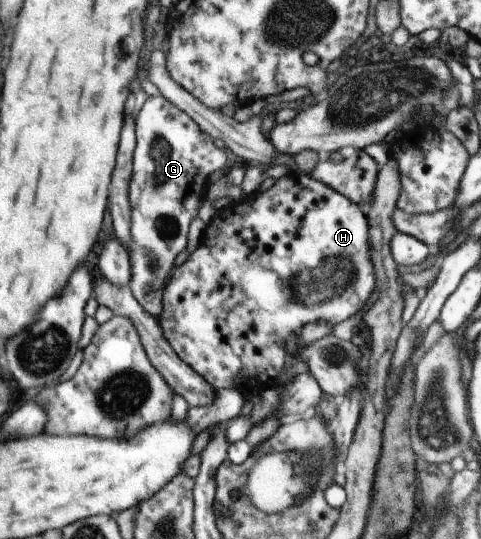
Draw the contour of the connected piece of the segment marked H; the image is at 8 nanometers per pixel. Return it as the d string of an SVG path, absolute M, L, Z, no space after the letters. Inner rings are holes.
M288 172L266 191L256 191L242 200L231 202L216 210L206 224L196 250L193 250L186 260L173 270L172 277L165 288L163 300L165 310L160 320L165 339L169 340L178 356L214 390L234 389L241 394L257 394L260 389L273 386L273 380L277 378L284 366L285 340L290 333L300 330L309 322L324 321L333 325L338 324L350 318L354 312L358 312L362 304L368 300L368 296L372 294L375 276L372 276L373 263L369 255L368 232L369 223L364 220L364 214L360 212L356 203L352 204L345 195L302 172L296 174Z

